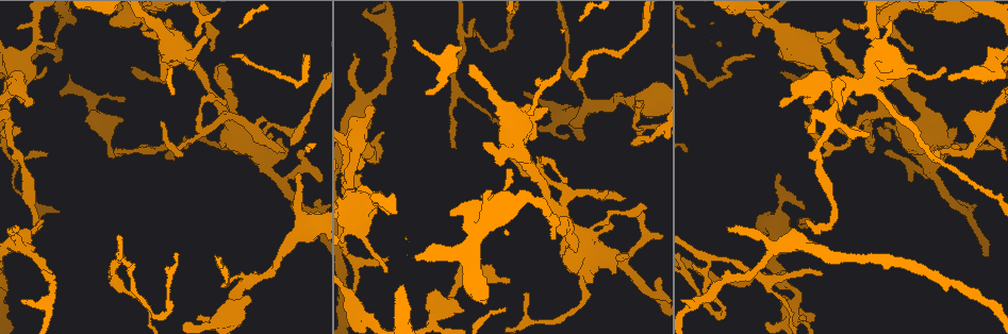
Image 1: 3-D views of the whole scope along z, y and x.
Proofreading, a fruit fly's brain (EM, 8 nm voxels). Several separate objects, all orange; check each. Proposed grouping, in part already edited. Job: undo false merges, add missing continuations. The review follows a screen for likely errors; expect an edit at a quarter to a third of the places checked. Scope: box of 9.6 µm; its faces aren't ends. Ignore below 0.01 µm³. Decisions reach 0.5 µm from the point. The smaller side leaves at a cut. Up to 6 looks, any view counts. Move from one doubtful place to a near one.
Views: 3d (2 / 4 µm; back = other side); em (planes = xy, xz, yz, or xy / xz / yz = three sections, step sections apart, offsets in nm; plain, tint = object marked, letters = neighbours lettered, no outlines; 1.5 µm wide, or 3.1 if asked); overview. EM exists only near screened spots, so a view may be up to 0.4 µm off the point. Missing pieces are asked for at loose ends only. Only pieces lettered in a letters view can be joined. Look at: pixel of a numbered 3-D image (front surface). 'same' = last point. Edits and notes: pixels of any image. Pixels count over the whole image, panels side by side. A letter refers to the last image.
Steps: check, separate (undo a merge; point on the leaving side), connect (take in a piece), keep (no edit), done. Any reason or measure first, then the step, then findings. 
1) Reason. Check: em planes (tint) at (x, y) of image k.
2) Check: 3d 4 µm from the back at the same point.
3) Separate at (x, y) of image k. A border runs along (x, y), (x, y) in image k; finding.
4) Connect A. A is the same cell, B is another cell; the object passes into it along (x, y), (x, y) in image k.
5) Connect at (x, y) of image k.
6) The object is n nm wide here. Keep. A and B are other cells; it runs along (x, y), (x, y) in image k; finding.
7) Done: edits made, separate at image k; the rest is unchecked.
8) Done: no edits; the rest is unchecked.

Sharp bend. Check: em xy step 4 (letters) at (496, 47) of image 1.

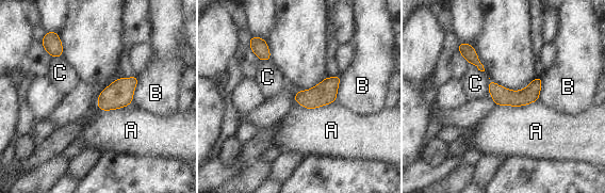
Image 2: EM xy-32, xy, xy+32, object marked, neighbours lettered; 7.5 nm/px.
Another direction. Check: em planes (letters) at the same point.

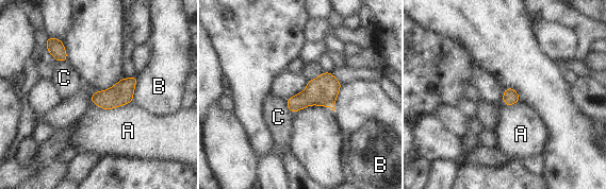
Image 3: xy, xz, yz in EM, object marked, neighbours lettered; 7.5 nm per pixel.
Keep. A, B and C are other cells; a border runs along (131, 101), (110, 108), (93, 104) in image 3; continuous, no second neuron.

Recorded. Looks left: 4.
An open end. Check: em xy step 8 (tint) at (353, 54) of image 1.

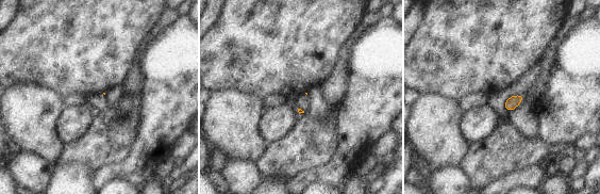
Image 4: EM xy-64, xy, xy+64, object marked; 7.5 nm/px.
Check: em planes (letters) at the same point.

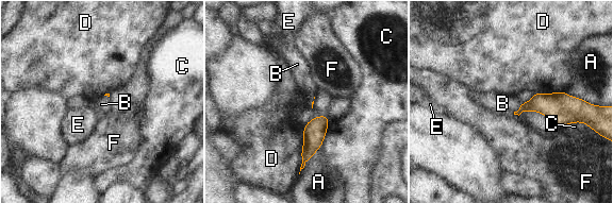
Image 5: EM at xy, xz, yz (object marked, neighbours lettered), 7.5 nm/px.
The longest contact is with D, 380 nm. Connect B. B is the same cell, A, C, D, E and F are other cells; the object passes into it along (552, 105), (519, 108), (502, 103) in image 5; the neuron continues.

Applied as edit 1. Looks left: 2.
Check: overview.

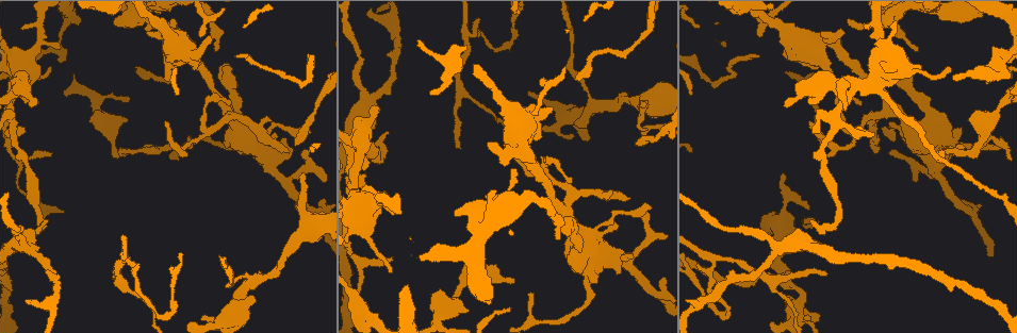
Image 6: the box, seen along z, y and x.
Free end. Check: em planes (letters) at (887, 132) of image 6.

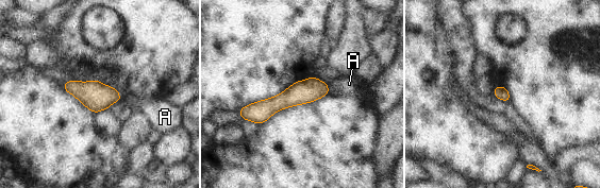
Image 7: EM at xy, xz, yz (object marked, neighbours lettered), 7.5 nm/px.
The object is 100 nm wide here; the longest contact is with A, 70 nm. Keep. A is another cell; no lettered piece goes on from it.

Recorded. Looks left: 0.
Done: edits made, connect at image 5; the rest is unchecked.

